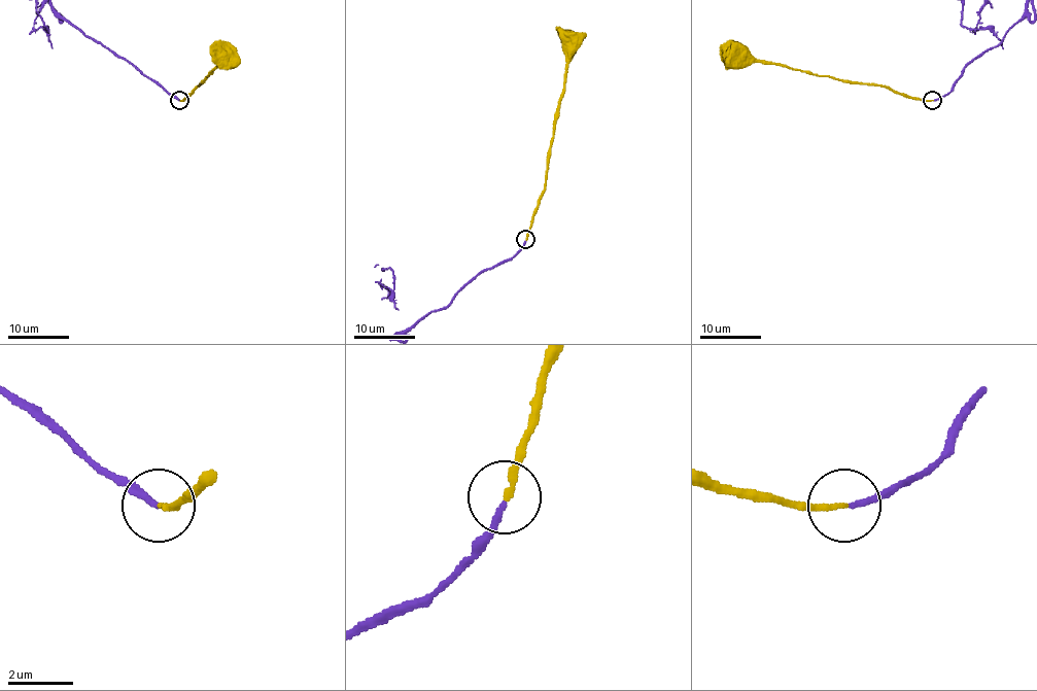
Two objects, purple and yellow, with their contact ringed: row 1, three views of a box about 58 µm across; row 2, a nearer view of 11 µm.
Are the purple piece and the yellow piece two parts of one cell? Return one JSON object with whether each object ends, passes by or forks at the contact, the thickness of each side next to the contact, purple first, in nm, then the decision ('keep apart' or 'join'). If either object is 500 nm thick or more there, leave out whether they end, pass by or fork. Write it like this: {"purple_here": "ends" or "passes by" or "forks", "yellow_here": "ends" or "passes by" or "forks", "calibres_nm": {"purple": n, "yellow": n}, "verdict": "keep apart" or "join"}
{"purple_here": "ends", "yellow_here": "ends", "calibres_nm": {"purple": 180, "yellow": 180}, "verdict": "join"}

